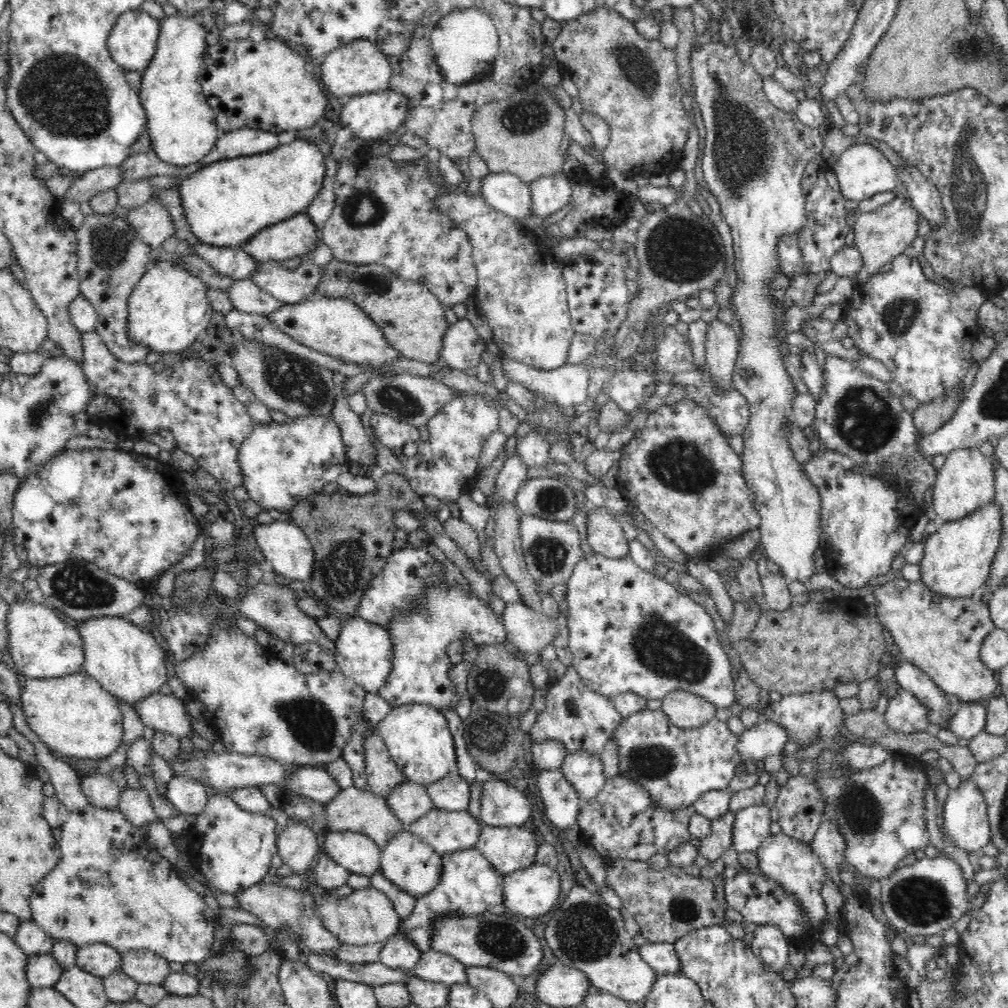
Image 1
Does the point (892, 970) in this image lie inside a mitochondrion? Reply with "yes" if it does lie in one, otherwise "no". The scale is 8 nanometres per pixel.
no

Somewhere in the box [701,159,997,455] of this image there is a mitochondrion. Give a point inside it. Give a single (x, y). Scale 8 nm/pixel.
(898, 317)

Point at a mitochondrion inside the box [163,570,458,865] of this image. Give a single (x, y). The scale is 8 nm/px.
(312, 723)

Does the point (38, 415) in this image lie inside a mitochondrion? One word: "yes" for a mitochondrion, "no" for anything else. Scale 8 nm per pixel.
yes

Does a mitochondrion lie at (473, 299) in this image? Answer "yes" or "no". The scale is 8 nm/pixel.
no

